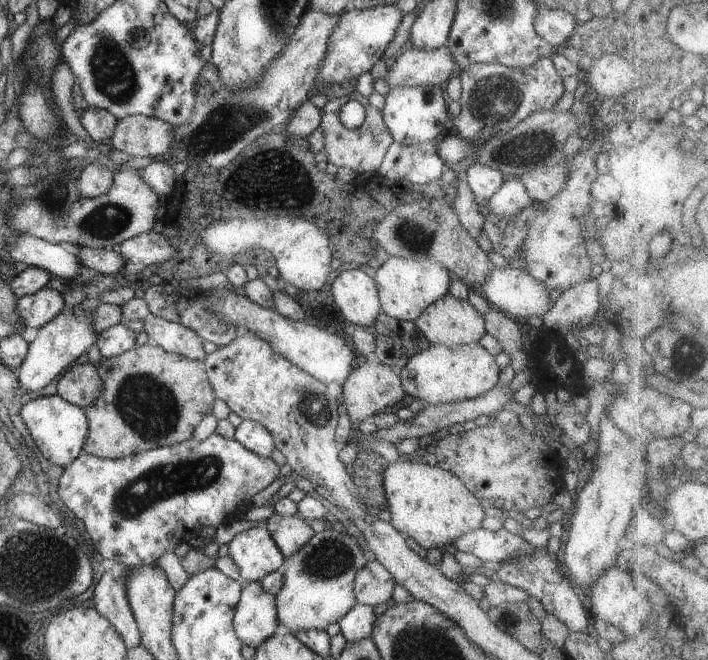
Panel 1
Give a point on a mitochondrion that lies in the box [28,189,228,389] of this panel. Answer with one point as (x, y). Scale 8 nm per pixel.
(108, 222)

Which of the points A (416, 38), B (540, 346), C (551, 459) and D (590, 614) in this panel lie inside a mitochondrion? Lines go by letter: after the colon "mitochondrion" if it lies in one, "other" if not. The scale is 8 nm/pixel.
A: other
B: other
C: other
D: other

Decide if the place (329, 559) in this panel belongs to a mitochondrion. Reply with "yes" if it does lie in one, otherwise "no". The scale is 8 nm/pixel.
yes

